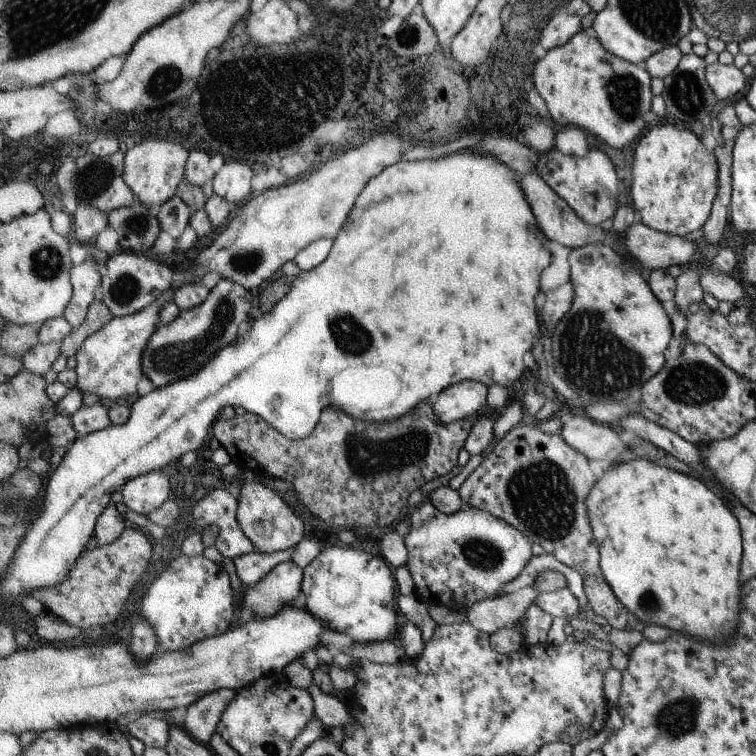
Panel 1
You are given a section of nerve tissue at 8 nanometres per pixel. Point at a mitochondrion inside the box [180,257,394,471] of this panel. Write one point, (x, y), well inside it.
(342, 325)

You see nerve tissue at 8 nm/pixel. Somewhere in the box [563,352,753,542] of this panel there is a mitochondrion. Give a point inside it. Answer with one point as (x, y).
(692, 383)

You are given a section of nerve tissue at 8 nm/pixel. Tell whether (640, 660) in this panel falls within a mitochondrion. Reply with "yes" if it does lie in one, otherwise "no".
no

